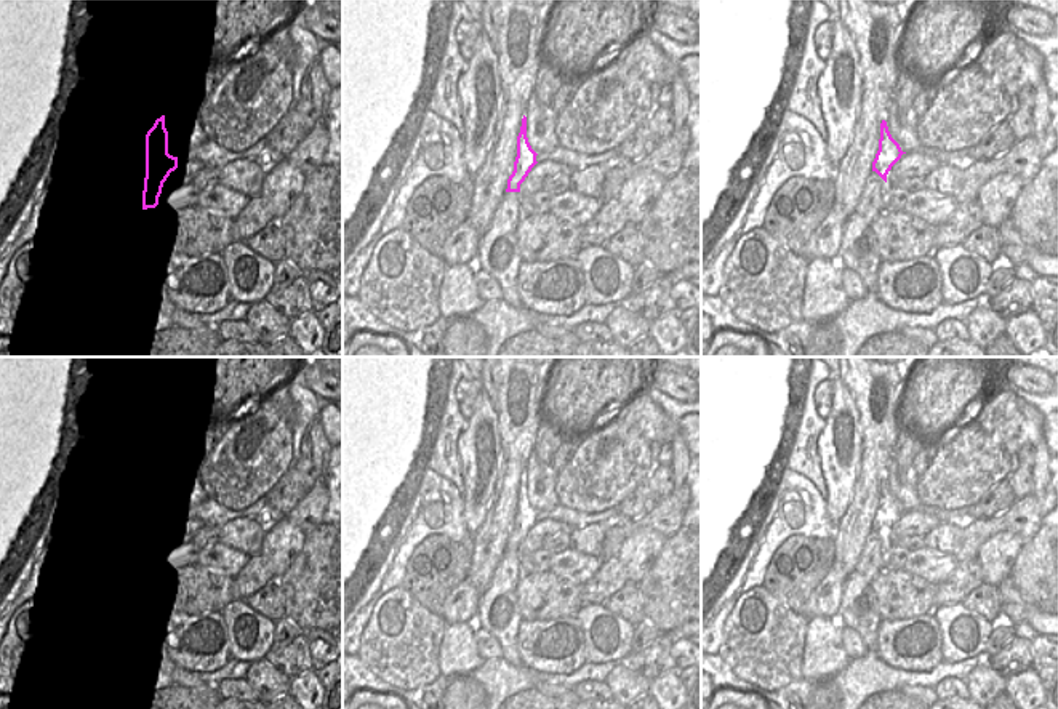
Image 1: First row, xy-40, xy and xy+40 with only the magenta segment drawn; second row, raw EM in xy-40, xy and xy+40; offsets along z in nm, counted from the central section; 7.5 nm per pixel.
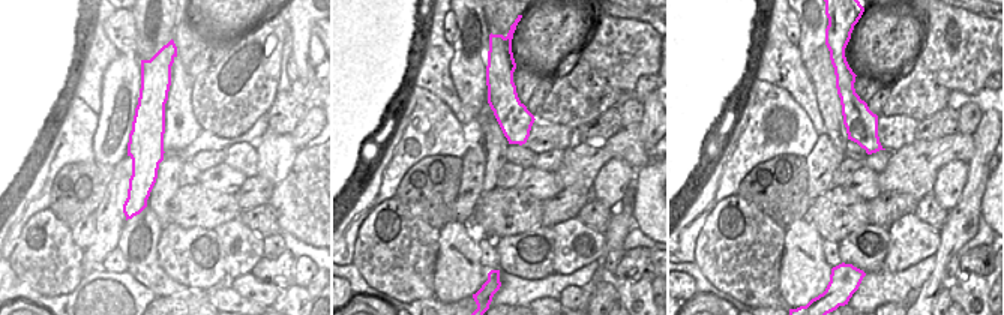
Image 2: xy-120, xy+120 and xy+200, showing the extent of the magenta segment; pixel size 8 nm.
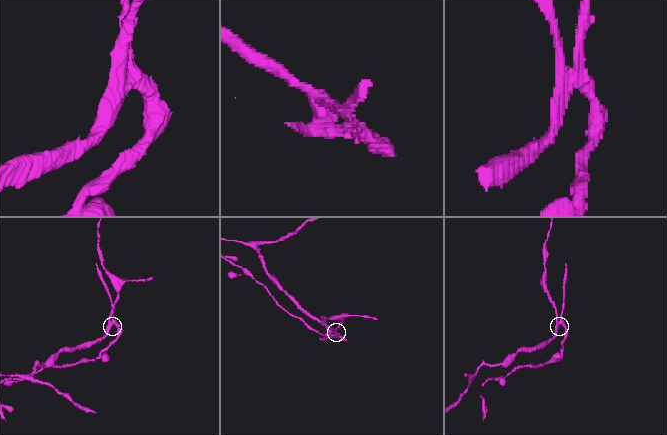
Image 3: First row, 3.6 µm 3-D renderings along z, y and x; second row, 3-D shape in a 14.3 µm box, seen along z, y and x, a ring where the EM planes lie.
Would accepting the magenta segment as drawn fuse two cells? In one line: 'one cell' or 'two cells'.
two cells

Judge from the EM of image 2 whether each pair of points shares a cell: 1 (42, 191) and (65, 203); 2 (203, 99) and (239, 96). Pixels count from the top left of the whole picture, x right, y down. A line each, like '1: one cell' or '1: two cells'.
1: two cells
2: one cell

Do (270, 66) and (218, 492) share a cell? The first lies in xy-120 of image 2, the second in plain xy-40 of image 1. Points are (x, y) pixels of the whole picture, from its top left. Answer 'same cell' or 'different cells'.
same cell

